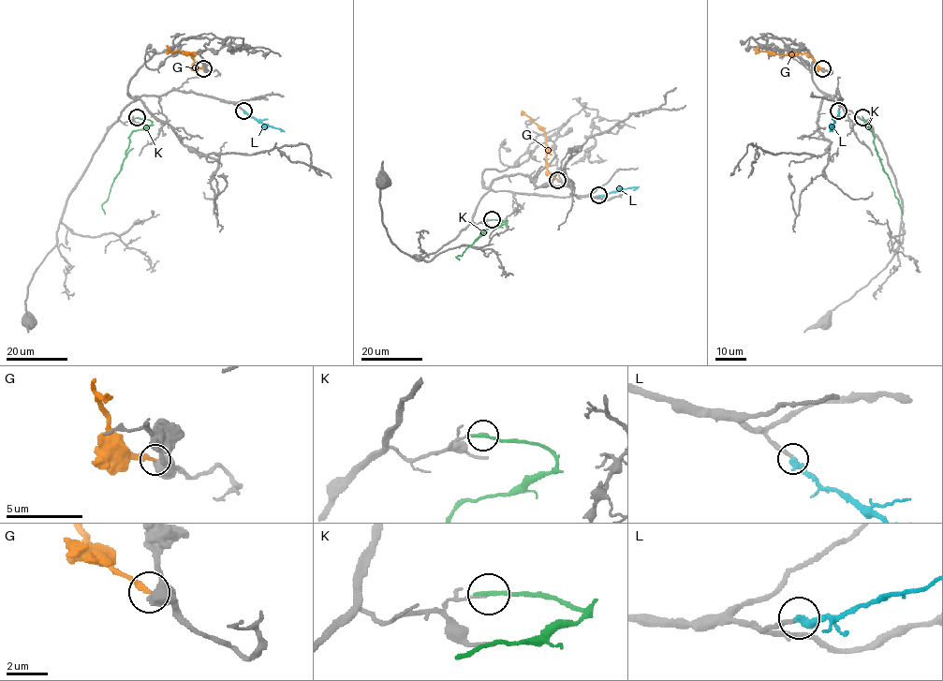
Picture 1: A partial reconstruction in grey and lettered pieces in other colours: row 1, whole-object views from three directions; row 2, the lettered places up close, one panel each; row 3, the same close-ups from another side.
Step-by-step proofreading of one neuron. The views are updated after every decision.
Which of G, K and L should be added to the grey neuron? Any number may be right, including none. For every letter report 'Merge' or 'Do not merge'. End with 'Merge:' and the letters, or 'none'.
G: Do not merge
K: Do not merge
L: Merge
Merge: L

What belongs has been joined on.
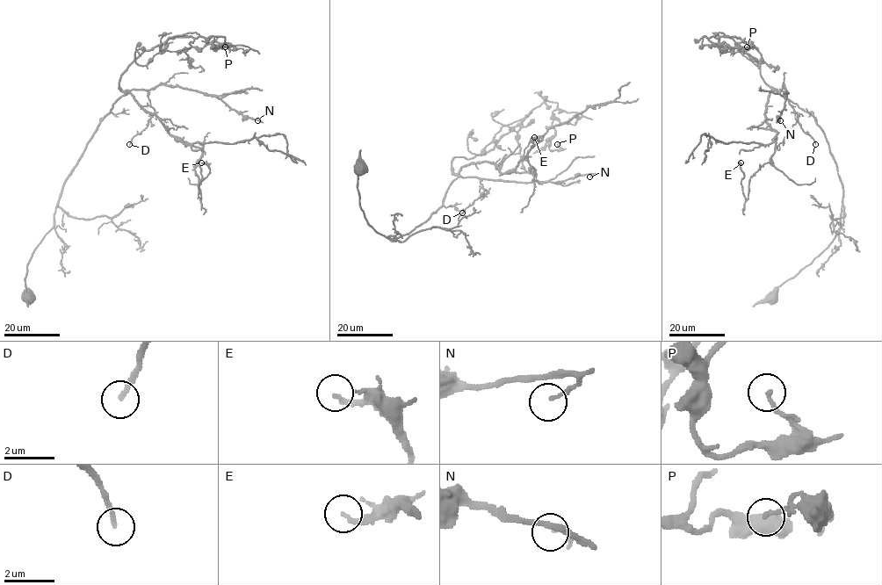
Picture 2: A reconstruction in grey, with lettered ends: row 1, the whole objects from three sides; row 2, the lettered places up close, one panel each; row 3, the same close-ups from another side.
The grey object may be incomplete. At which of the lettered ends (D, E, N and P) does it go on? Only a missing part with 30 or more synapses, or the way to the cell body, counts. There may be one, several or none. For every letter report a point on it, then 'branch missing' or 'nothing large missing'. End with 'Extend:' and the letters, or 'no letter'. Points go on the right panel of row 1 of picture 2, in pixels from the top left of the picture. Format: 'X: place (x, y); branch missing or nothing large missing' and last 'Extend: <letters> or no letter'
D: place (815, 144); nothing large missing
E: place (741, 162); nothing large missing
N: place (780, 120); nothing large missing
P: place (747, 46); nothing large missing
Extend: no letter

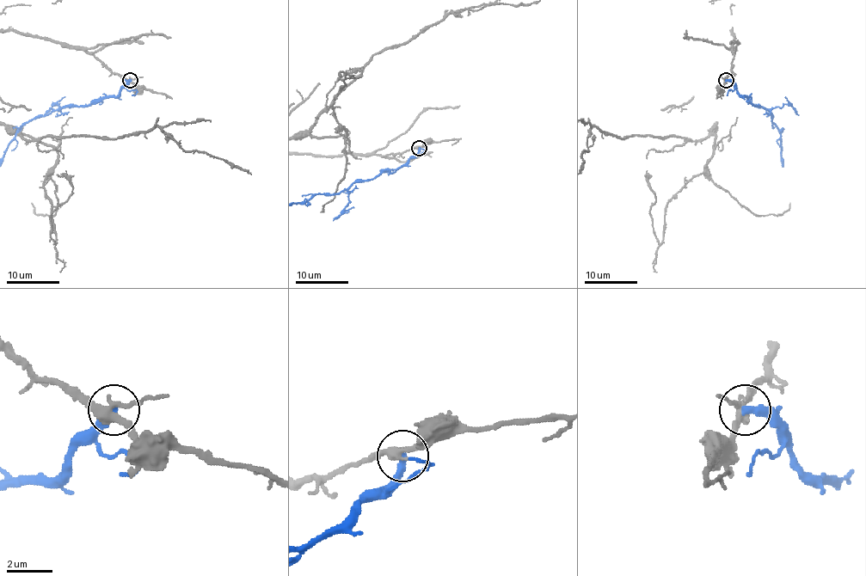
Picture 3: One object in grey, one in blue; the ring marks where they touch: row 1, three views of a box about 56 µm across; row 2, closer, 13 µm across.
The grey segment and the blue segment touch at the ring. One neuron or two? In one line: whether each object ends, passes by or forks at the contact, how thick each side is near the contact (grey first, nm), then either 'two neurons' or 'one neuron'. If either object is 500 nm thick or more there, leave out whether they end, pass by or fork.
grey forks; blue ends; calibres 320 and 320 nm; two neurons

